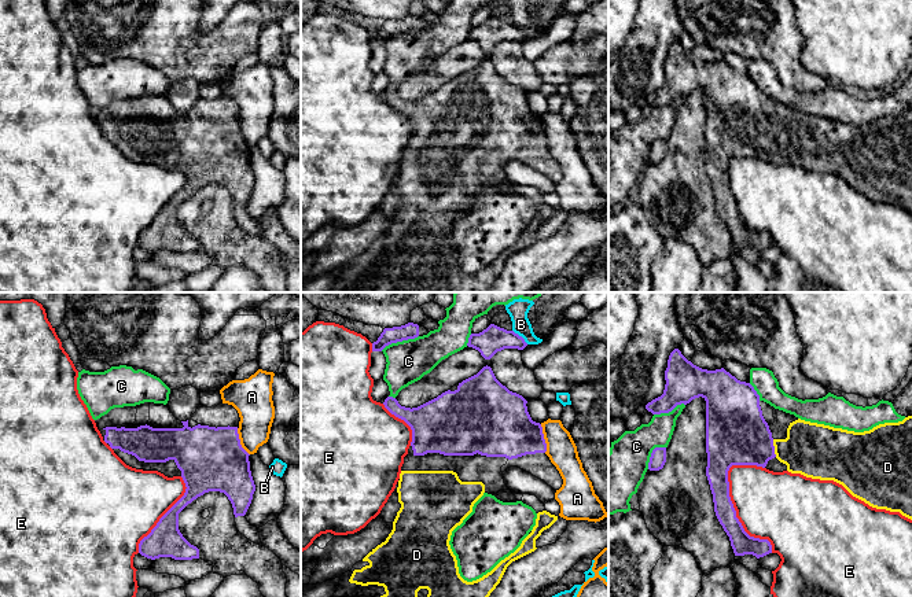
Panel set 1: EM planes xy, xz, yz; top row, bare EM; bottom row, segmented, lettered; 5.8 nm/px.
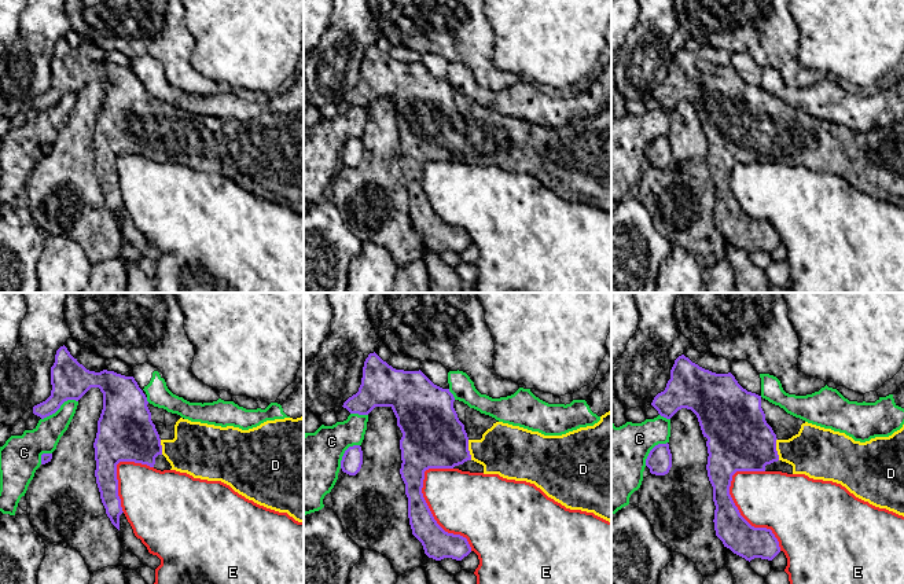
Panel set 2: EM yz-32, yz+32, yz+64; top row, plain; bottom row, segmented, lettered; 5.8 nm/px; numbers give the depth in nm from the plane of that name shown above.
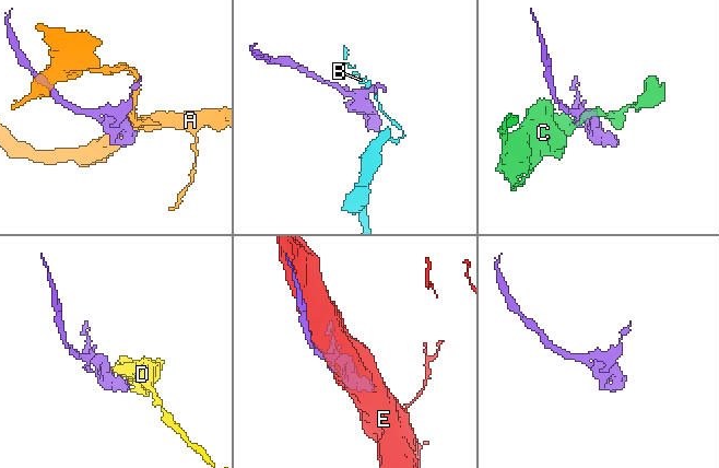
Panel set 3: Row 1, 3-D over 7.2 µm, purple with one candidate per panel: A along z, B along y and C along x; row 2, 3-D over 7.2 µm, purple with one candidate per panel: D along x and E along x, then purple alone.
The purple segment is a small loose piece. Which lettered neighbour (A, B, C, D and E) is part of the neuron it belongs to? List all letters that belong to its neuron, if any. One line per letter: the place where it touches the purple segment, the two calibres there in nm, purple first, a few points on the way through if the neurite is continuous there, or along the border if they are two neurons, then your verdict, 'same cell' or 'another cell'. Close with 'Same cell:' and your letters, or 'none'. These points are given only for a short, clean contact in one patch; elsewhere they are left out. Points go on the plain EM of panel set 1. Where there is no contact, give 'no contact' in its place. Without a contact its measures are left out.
A: contact xz (543, 131); calibres 360 and 170 nm; another cell
B: contact xz (521, 29); calibres 150 and 110 nm; border xz (512, 22), (528, 36); another cell
C: contact xz (398, 33); calibres 100 and 240 nm; another cell
D: contact yz (773, 140); calibres 360 and 320 nm; same cell
E: contact yz (735, 207); calibres 130 and 400 nm; another cell
Same cell: D

